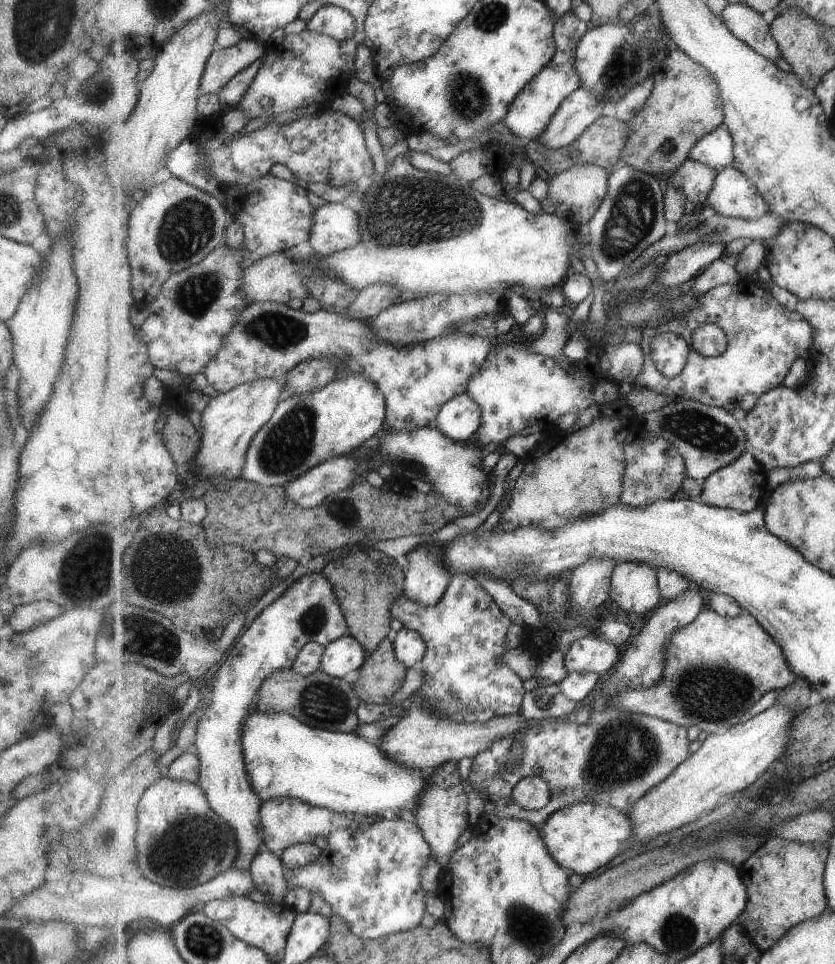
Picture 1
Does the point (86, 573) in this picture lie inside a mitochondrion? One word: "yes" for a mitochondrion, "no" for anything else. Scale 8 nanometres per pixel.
yes

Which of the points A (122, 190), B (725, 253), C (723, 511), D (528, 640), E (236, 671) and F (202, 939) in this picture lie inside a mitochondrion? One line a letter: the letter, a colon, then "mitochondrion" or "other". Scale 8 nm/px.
A: other
B: other
C: other
D: other
E: other
F: mitochondrion

